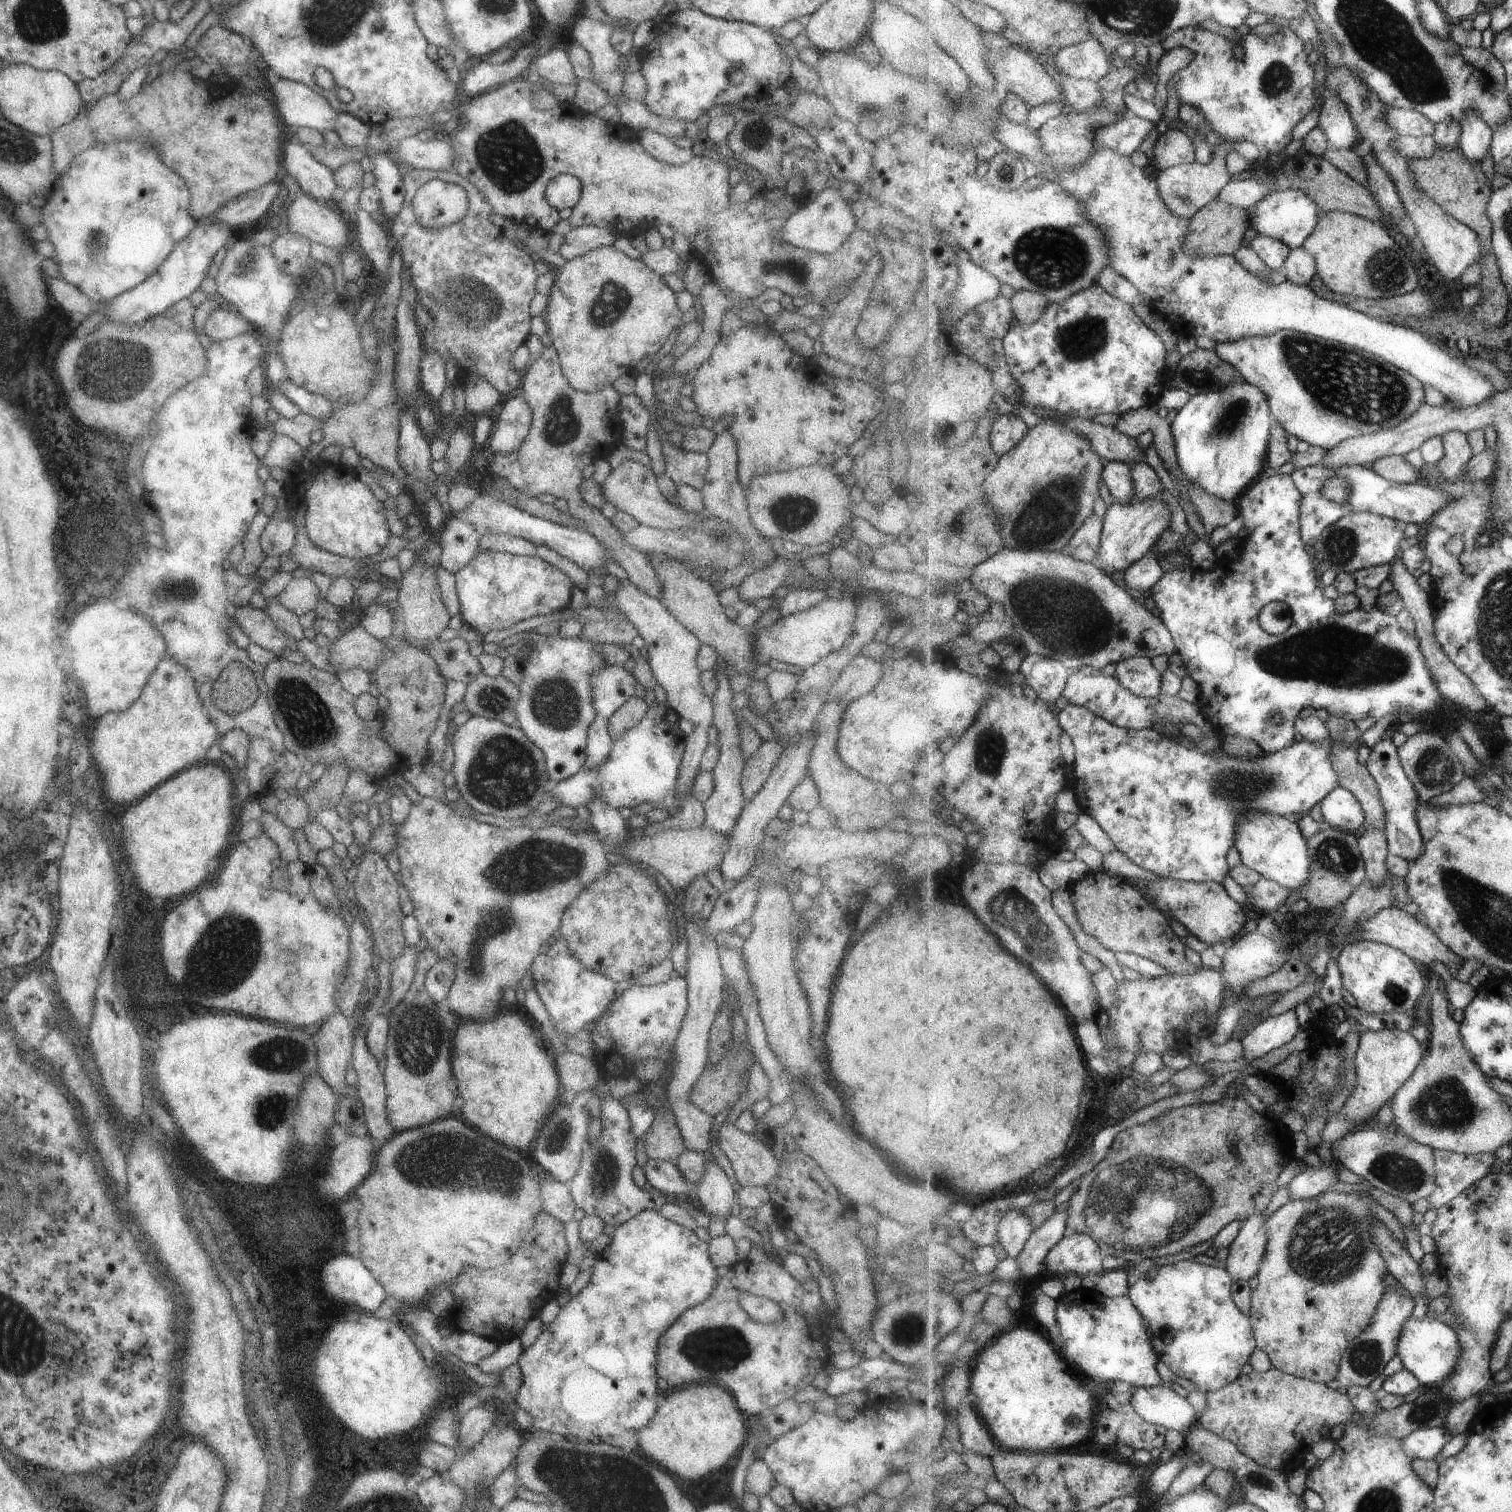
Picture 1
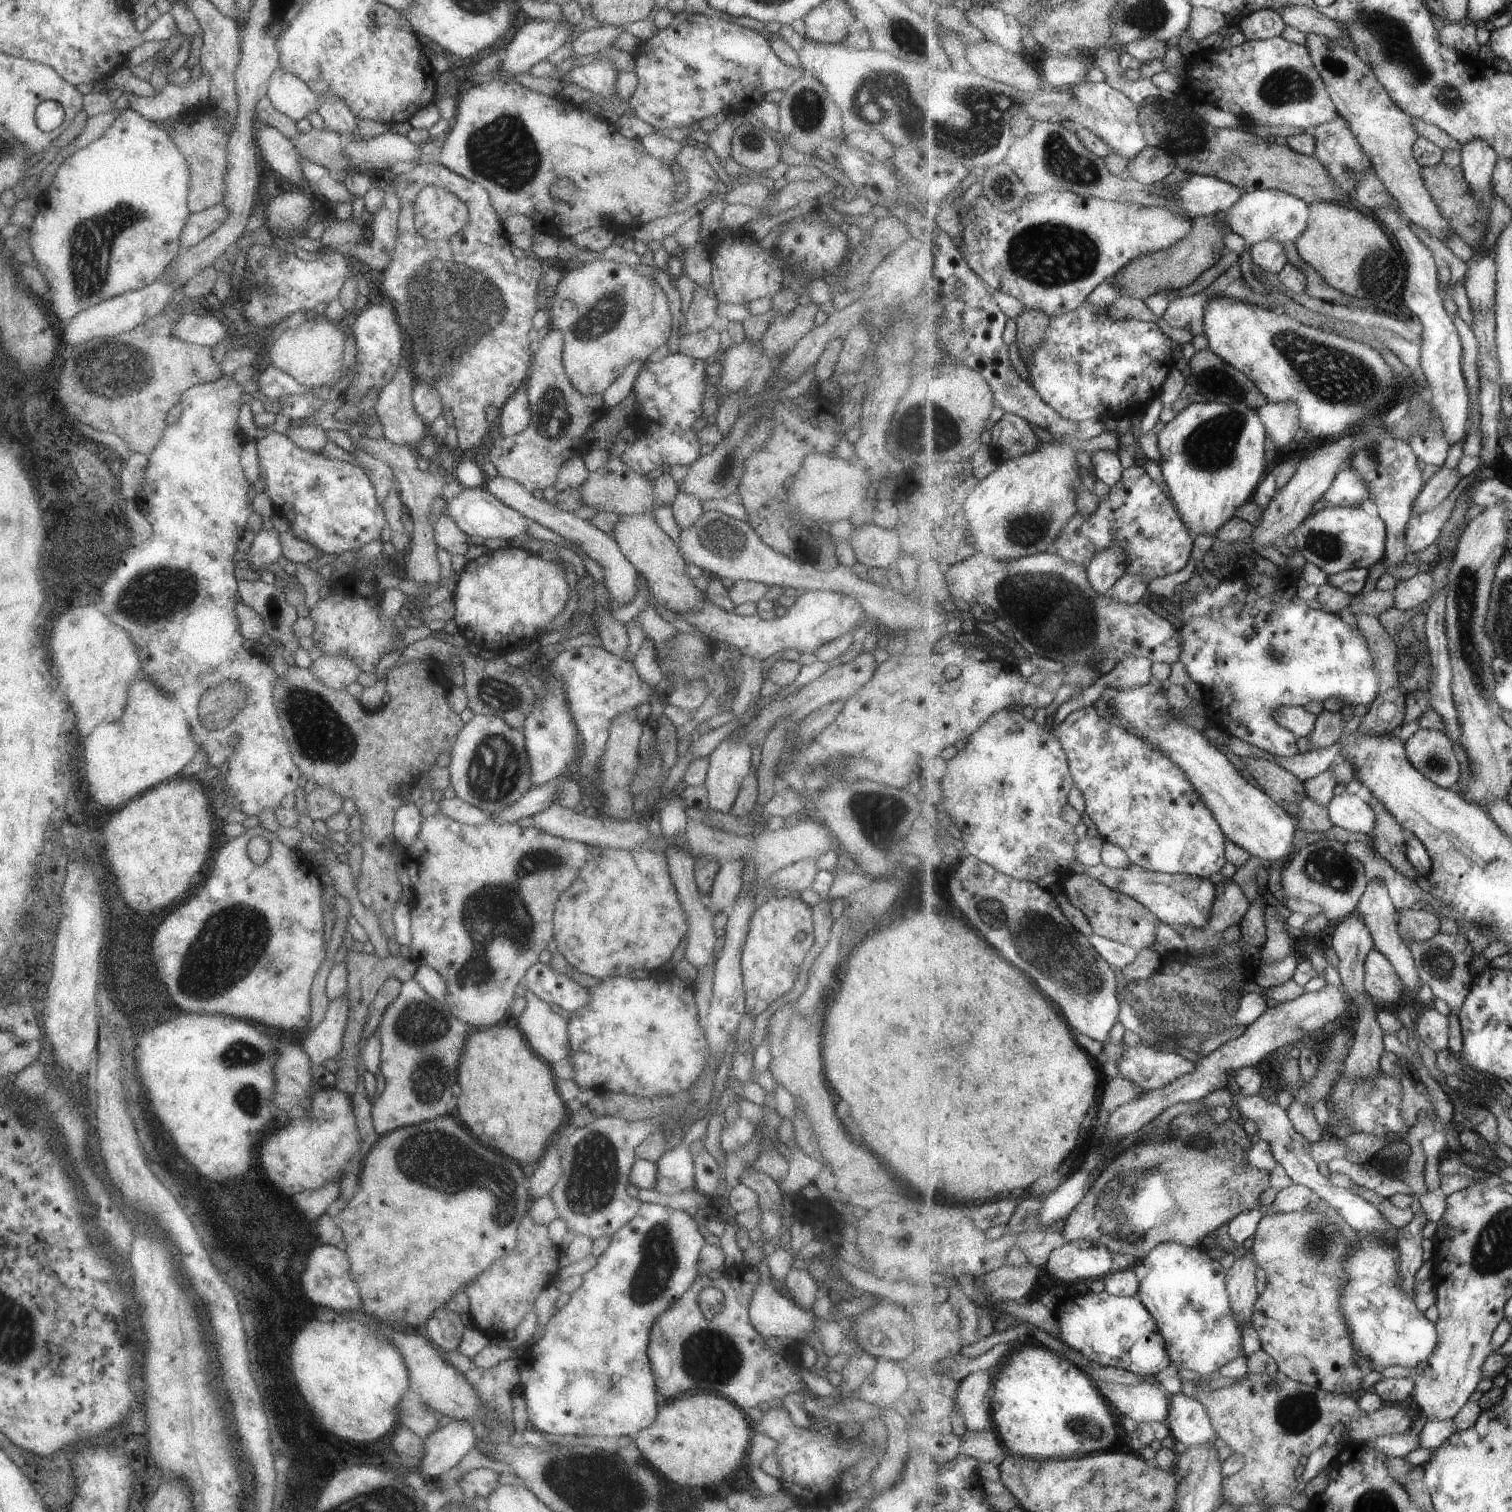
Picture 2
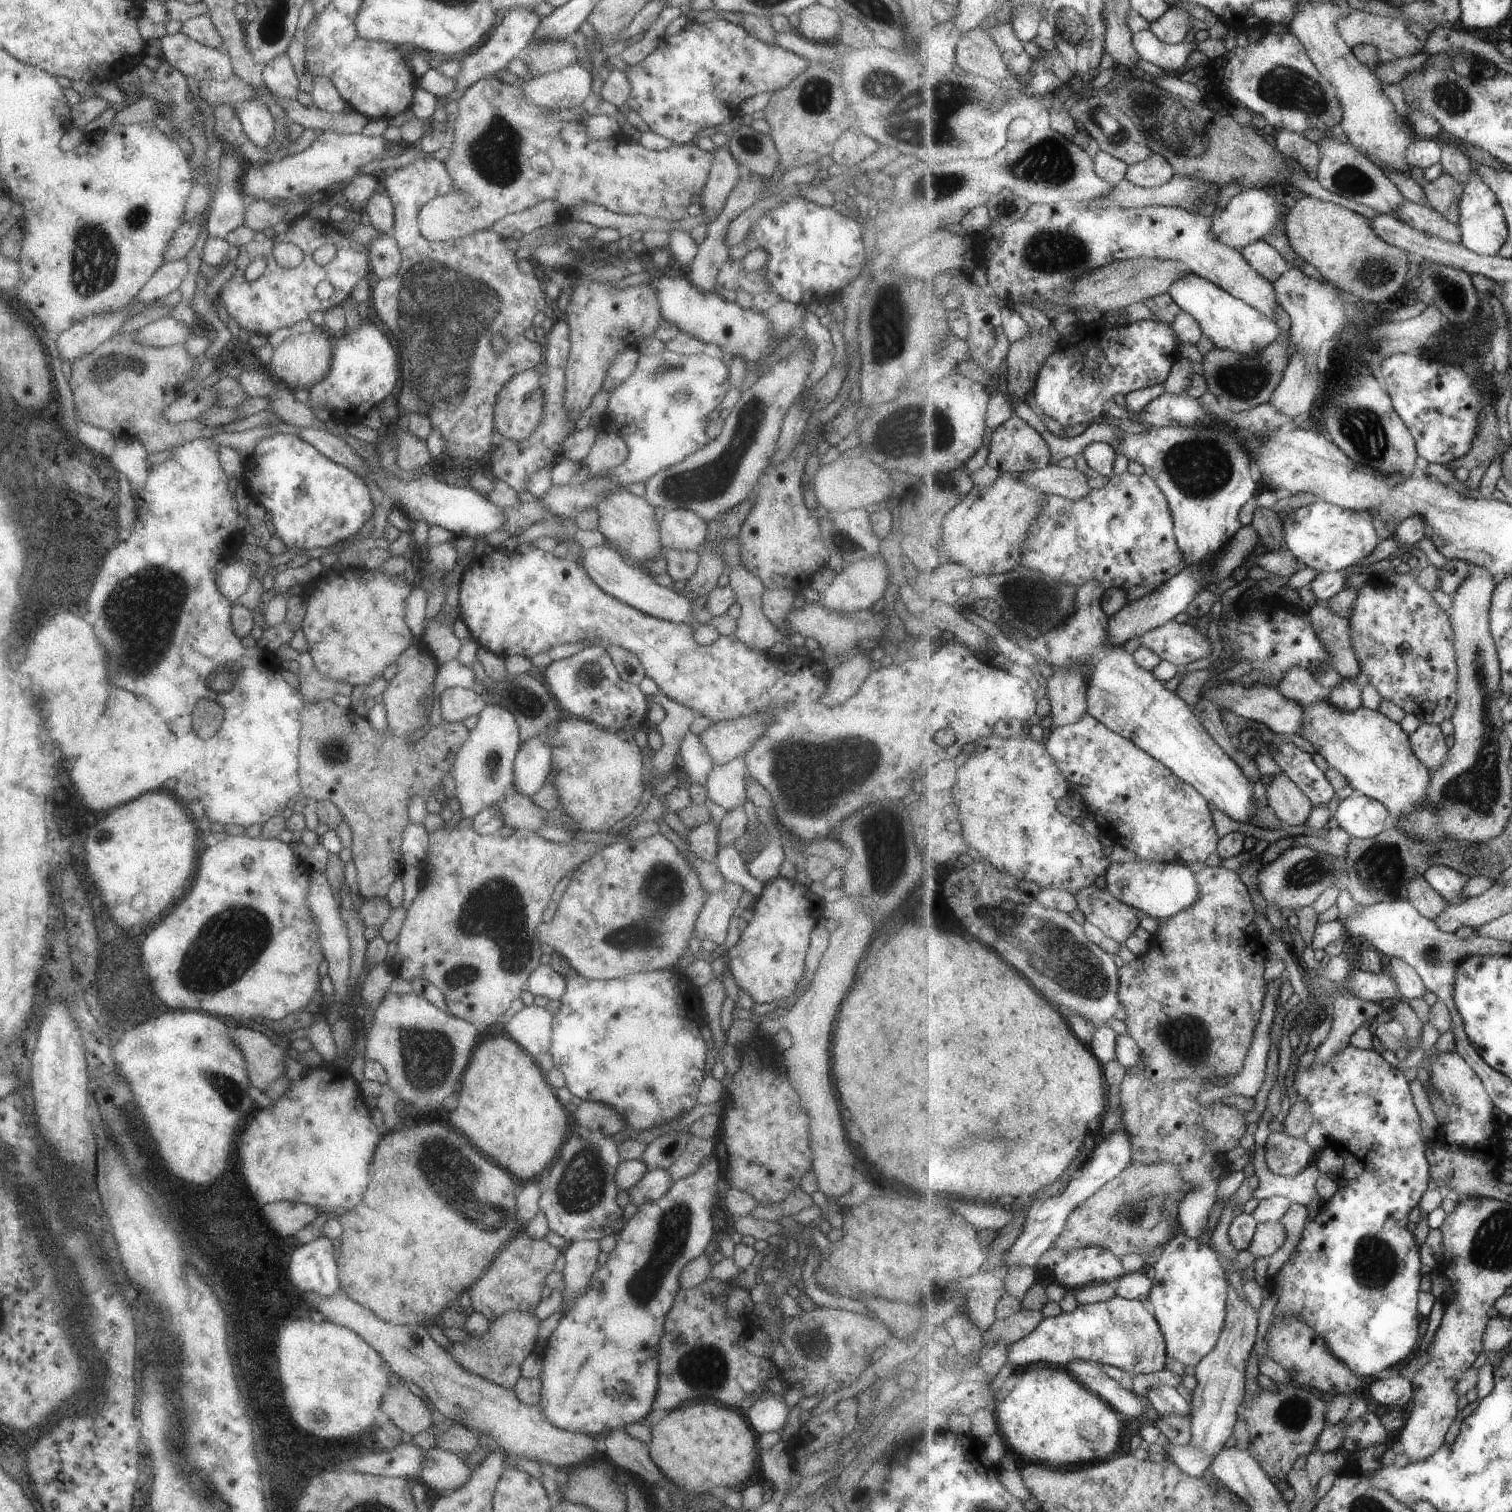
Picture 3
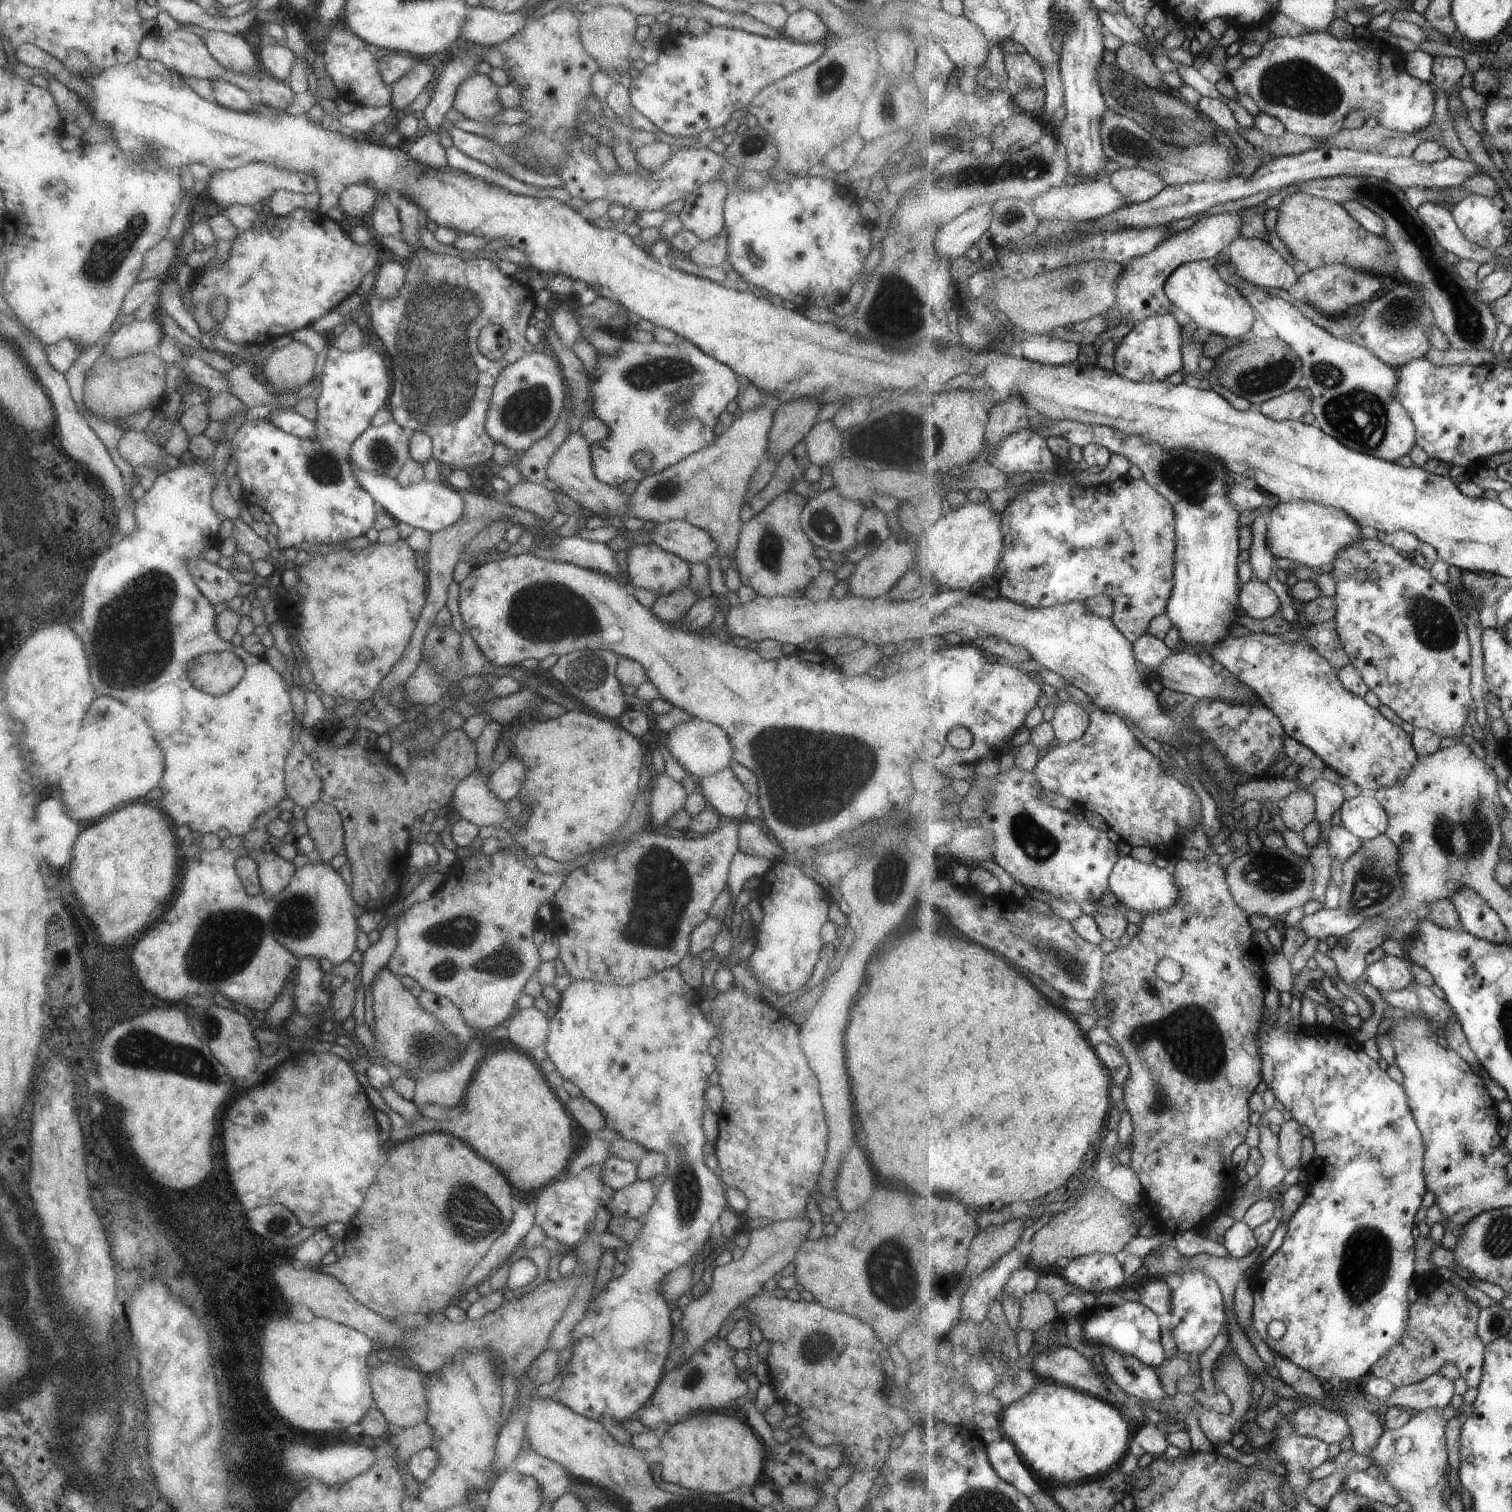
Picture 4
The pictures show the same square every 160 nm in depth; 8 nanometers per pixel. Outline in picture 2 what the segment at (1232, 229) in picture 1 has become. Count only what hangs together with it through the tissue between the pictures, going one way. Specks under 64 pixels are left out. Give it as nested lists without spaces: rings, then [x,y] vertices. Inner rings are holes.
[[[1214,216],[1197,217],[1193,222],[1193,232],[1189,237],[1184,238],[1184,241],[1178,242],[1170,249],[1156,251],[1135,259],[1124,268],[1120,277],[1118,275],[1113,277],[1120,285],[1123,295],[1136,297],[1145,302],[1157,293],[1169,293],[1175,289],[1187,288],[1195,282],[1197,276],[1201,276],[1205,270],[1209,270],[1217,263],[1223,256],[1223,252],[1227,252],[1223,244],[1225,227],[1219,227]]]

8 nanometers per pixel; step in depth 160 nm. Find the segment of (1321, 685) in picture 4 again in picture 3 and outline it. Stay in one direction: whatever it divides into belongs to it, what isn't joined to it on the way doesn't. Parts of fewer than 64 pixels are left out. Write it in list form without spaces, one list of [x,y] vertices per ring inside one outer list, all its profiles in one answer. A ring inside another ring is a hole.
[[[1167,622],[1143,634],[1139,642],[1140,646],[1153,650],[1162,661],[1171,662],[1176,666],[1207,658],[1213,650],[1211,640],[1193,622]],[[1328,700],[1319,704],[1297,702],[1305,708],[1305,736],[1328,766],[1336,769],[1354,791],[1384,804],[1396,819],[1407,818],[1415,810],[1429,808],[1431,770],[1414,754],[1412,740],[1398,720],[1365,706],[1343,711],[1331,706]]]

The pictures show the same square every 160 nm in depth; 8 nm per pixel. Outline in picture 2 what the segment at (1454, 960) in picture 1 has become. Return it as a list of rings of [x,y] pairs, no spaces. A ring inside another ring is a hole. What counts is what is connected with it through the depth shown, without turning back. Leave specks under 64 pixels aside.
[[[1411,908],[1399,912],[1398,929],[1407,944],[1436,937],[1441,932],[1441,926],[1443,922],[1435,911]]]

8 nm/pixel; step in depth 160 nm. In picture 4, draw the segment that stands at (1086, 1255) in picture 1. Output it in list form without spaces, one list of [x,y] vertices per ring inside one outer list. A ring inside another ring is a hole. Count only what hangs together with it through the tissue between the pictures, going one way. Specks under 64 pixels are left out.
[[[1097,1252],[1069,1261],[1060,1275],[1069,1284],[1087,1293],[1119,1292],[1126,1282],[1122,1265],[1115,1256]]]

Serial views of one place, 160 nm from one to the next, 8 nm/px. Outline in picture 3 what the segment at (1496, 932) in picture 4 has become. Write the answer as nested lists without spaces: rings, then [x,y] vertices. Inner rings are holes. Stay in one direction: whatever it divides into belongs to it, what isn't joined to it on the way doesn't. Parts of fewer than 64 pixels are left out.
[[[1434,865],[1425,872],[1424,878],[1447,900],[1448,904],[1461,904],[1468,900],[1463,892],[1470,878],[1461,872],[1444,865]]]

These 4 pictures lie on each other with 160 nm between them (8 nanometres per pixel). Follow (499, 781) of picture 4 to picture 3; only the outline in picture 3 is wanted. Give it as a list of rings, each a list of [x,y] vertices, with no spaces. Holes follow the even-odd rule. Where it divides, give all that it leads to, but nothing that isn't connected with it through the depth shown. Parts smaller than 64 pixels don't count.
[[[539,735],[521,742],[513,760],[512,791],[529,798],[545,784],[551,769],[551,748]]]

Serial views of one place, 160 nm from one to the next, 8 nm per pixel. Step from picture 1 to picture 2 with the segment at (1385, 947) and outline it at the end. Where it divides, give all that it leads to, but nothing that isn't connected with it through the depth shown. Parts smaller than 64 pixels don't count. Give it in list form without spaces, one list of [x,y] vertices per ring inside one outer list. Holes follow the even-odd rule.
[[[1373,949],[1366,958],[1365,968],[1366,991],[1374,1002],[1389,1009],[1396,1007],[1404,982],[1393,963],[1380,950]]]

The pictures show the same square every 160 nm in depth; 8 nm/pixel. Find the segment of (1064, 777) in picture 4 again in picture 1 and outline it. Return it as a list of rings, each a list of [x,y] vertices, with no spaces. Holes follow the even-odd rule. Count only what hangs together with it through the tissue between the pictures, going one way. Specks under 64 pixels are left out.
[[[1068,704],[1060,710],[1059,720],[1075,748],[1073,772],[1076,783],[1073,785],[1073,792],[1079,808],[1083,809],[1083,812],[1087,812],[1103,827],[1103,830],[1111,837],[1119,851],[1124,852],[1136,865],[1151,871],[1159,878],[1181,879],[1182,881],[1198,883],[1213,881],[1223,884],[1227,874],[1231,873],[1228,852],[1234,846],[1236,830],[1239,829],[1240,822],[1245,817],[1248,817],[1251,813],[1275,813],[1292,819],[1293,814],[1299,814],[1299,812],[1307,814],[1316,804],[1321,803],[1324,798],[1327,798],[1336,788],[1340,787],[1340,775],[1337,772],[1332,755],[1336,741],[1330,737],[1317,742],[1302,739],[1271,755],[1263,754],[1257,760],[1244,761],[1229,756],[1222,750],[1219,750],[1216,756],[1209,757],[1209,754],[1203,754],[1203,751],[1185,748],[1185,746],[1170,740],[1167,735],[1161,734],[1153,727],[1139,730],[1120,727],[1116,723],[1109,722],[1106,718],[1096,715],[1086,706]]]

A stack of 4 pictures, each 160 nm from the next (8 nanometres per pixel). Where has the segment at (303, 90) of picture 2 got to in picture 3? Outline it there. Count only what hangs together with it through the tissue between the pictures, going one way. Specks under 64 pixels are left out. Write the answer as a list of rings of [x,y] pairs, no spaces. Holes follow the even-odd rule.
[[[286,54],[269,60],[262,66],[261,73],[263,85],[270,94],[291,100],[291,102],[297,100],[296,93],[300,90],[295,72]]]

